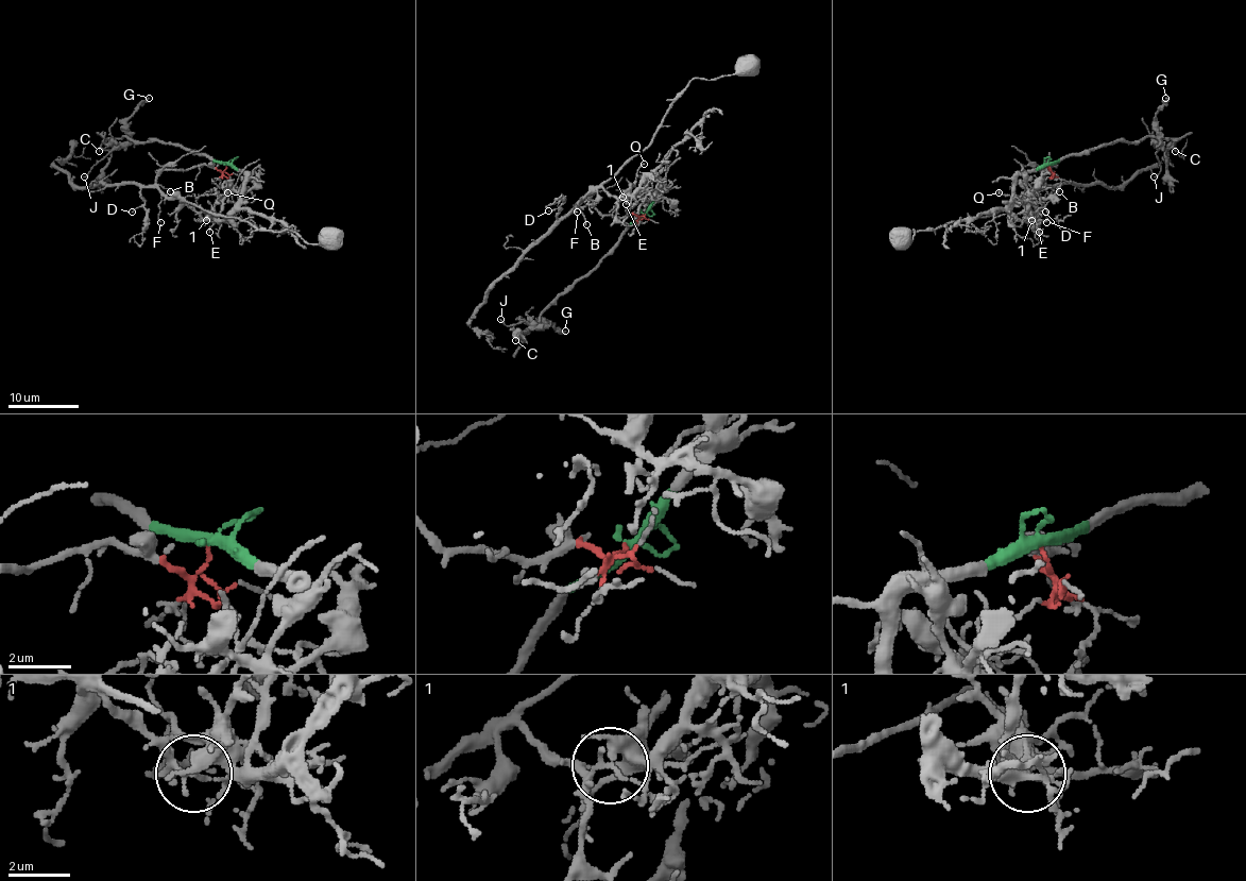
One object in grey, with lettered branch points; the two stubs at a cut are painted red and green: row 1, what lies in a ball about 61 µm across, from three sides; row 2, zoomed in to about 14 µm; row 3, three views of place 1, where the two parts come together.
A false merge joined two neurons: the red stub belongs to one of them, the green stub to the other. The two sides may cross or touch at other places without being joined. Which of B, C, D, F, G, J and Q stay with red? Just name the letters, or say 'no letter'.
B, D, F

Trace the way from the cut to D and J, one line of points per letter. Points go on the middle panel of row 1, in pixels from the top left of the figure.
D: (643, 214), (600, 214), (590, 205), (576, 207), (558, 218), (560, 210), (548, 210)
J: (643, 214), (594, 267), (541, 315), (535, 325), (519, 321), (507, 325), (500, 320)

